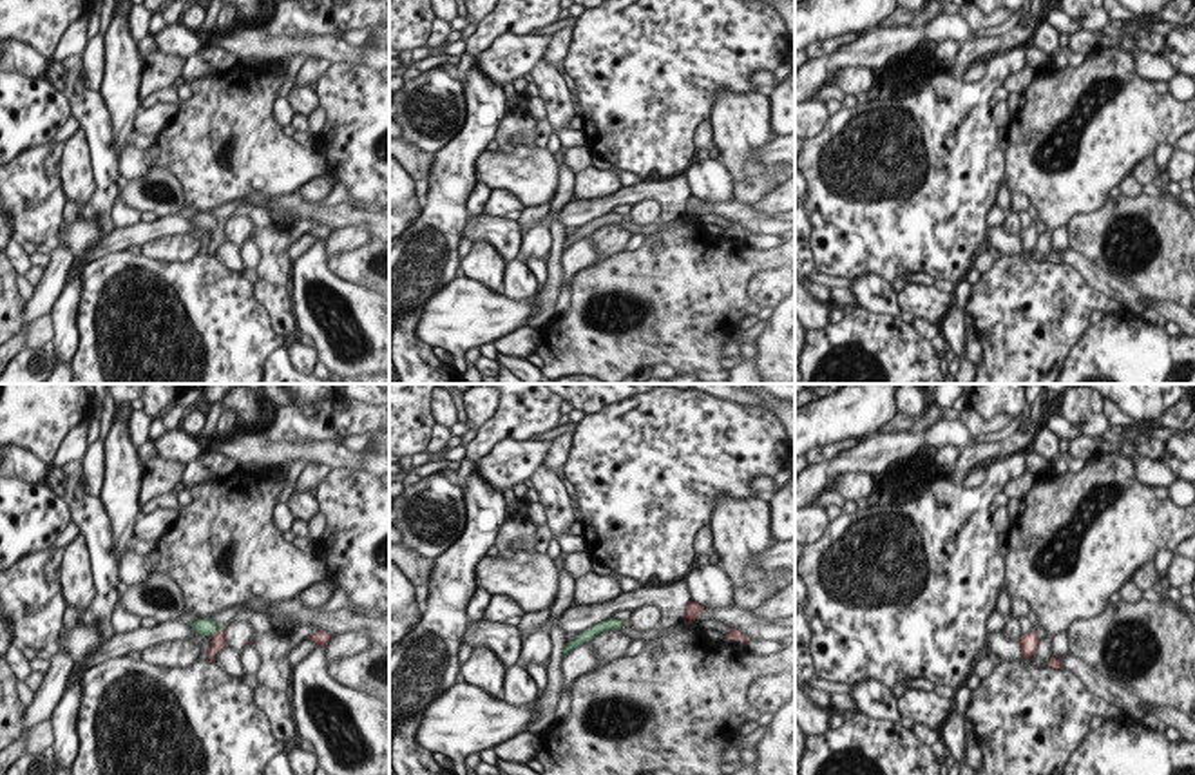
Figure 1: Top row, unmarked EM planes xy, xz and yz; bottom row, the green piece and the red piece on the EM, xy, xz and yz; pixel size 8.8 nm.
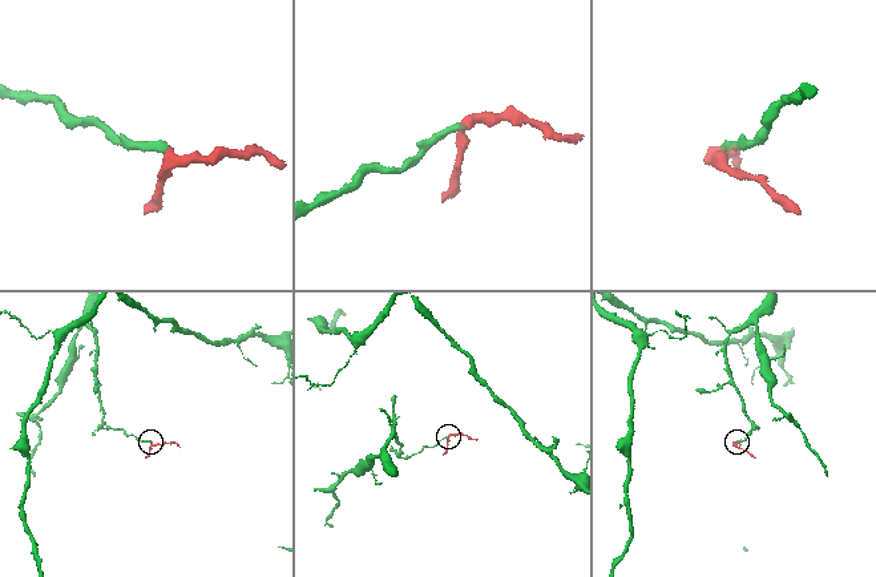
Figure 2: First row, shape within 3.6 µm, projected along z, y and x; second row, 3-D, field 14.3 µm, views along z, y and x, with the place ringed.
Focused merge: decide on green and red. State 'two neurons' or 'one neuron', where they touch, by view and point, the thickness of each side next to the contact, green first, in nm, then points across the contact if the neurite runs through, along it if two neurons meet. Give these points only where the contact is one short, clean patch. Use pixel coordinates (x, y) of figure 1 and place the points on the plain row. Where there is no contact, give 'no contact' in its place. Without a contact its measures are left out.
one neuron; meets green in xy at (214, 227); 140 nm thick on the green side, 130 nm on the other; runs through xy (207, 221), (214, 227), (218, 236)

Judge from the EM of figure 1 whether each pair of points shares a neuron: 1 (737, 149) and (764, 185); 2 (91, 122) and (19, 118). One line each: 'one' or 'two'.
1: two
2: two

